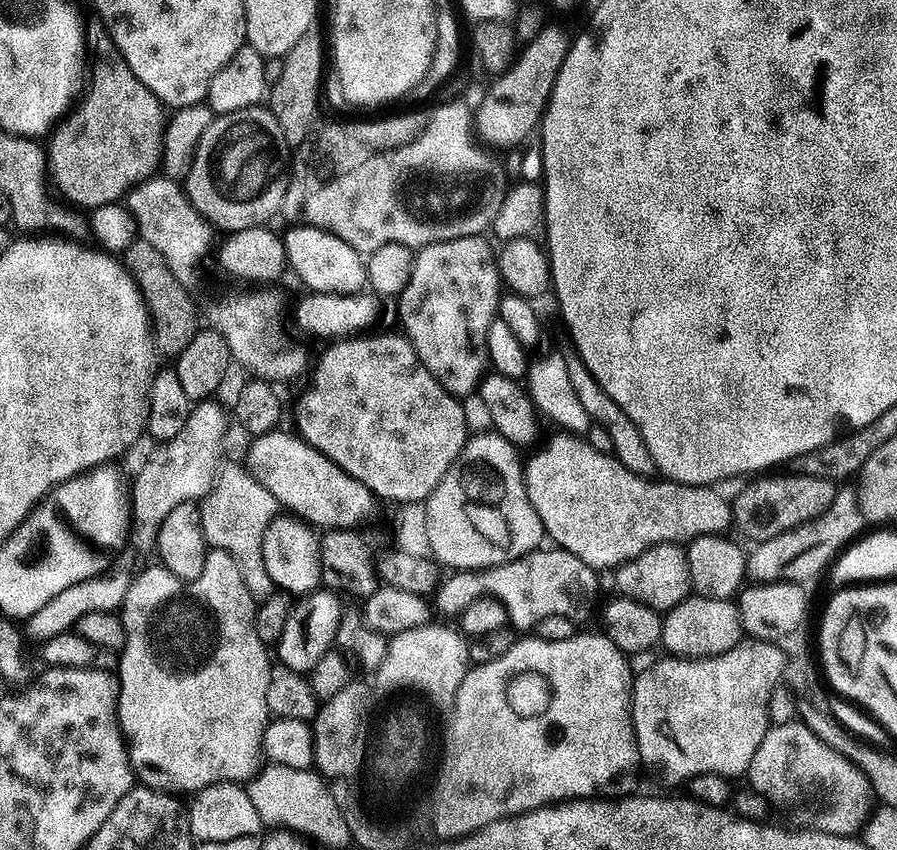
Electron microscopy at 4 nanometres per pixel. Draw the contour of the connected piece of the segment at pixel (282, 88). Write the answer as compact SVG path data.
M313 30L302 34L298 42L282 58L282 78L270 86L266 96L267 107L274 114L278 126L282 126L282 134L290 146L297 146L306 139L313 125L317 123L316 111L322 108L322 77L325 75L324 56L326 60L326 44L320 41L319 31Z

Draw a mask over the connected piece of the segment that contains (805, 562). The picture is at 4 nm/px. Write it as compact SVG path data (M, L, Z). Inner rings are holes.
M837 487L836 497L830 507L813 520L799 524L797 528L786 530L769 540L761 540L756 548L746 556L746 576L749 581L758 584L804 584L812 580L820 571L827 569L836 560L850 542L865 531L866 521L855 487Z

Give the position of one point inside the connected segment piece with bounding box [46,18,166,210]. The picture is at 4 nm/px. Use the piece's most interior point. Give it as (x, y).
(111, 142)

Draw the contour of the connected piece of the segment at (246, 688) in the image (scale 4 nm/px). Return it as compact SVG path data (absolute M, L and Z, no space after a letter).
M209 547L206 554L206 562L202 566L202 574L190 581L179 580L170 570L162 566L148 568L140 572L128 585L124 595L124 603L119 609L120 621L124 623L126 630L126 642L124 649L118 653L118 699L116 713L120 716L120 731L124 734L124 743L128 746L128 757L132 763L135 779L143 787L153 788L159 792L169 794L195 794L206 786L218 782L248 782L259 773L262 767L262 738L270 719L270 713L266 706L266 690L270 686L274 675L274 667L268 661L269 649L258 638L258 630L254 630L254 618L256 617L257 602L246 590L242 582L241 571L234 562L234 558L226 550Z

